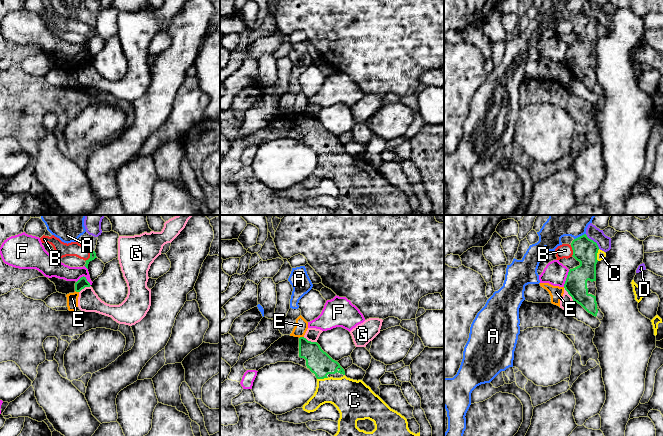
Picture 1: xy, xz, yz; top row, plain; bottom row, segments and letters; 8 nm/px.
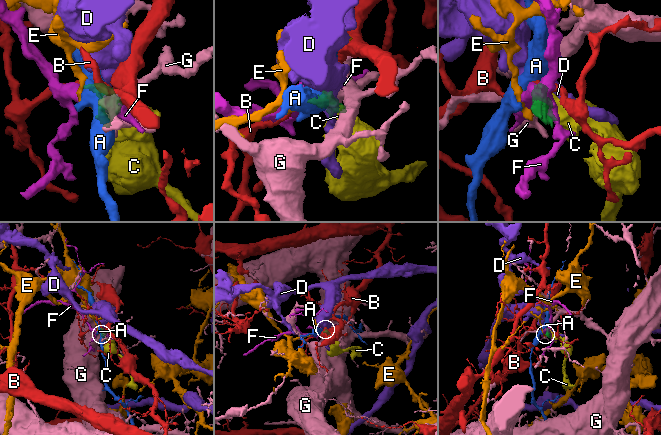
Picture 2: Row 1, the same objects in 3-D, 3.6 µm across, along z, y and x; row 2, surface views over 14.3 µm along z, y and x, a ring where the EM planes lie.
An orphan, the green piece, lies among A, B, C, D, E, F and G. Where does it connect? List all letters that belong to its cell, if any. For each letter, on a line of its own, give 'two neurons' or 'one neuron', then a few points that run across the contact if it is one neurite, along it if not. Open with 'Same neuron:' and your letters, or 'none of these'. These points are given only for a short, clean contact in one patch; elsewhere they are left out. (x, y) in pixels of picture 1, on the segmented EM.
Same neuron: C
A: two neurons; line yz (585, 233), (574, 239)
B: two neurons; line xy (90, 250), (90, 256), (85, 261)
C: one neuron
D: two neurons; line yz (585, 234), (599, 248)
E: two neurons; line xz (303, 336), (299, 338)
F: two neurons; line xy (76, 281), (83, 276), (90, 285)
G: two neurons; line xz (303, 337), (316, 342)

